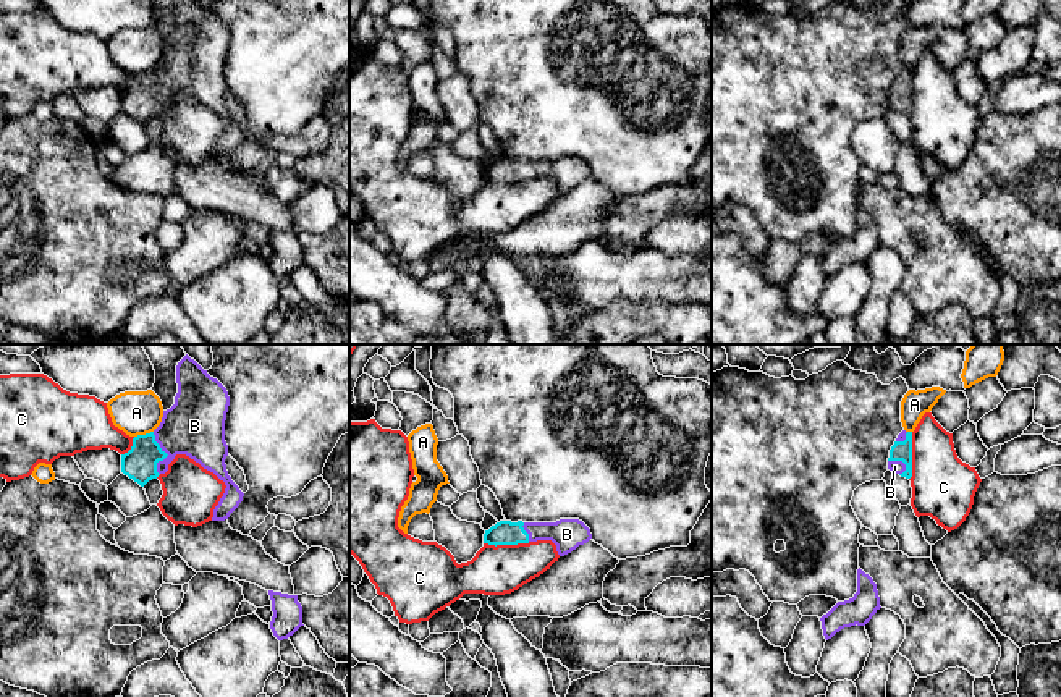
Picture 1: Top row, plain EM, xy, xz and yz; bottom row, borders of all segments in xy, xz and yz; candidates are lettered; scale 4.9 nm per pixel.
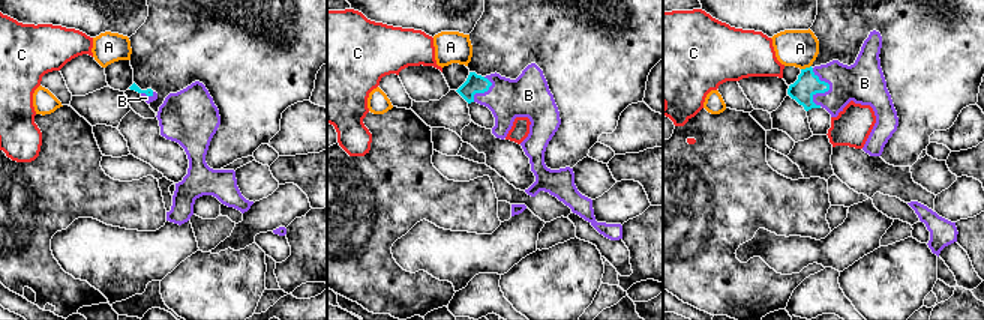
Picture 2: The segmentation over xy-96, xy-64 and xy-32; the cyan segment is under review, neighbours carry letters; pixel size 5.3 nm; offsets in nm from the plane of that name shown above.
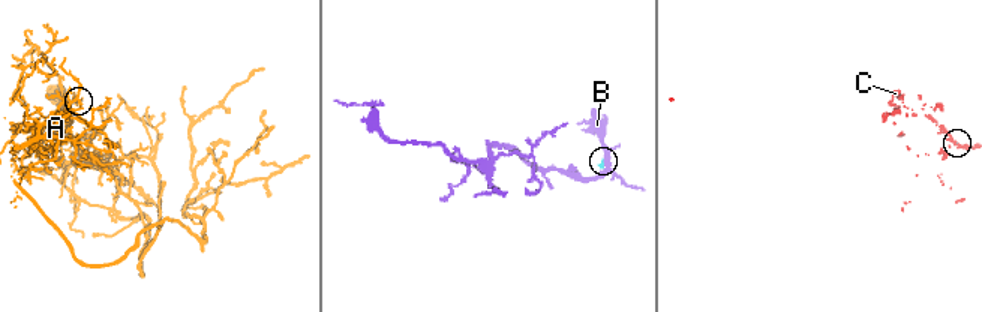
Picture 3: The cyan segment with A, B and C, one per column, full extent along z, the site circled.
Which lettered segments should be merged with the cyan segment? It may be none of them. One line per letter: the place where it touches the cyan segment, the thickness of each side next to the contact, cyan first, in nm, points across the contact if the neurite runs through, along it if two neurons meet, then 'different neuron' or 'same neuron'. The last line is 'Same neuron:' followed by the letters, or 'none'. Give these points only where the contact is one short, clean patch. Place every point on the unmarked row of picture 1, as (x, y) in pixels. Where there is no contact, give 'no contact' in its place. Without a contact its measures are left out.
A: contact xy (143, 73); calibres 170 and 220 nm; border xy (152, 68), (135, 75); different neuron
B: contact xy (167, 92); calibres 170 and 300 nm; way xy (139, 101), (151, 92), (167, 92), (194, 63); same neuron
C: contact yz (911, 94); calibres 100 and 320 nm; different neuron
Same neuron: B

